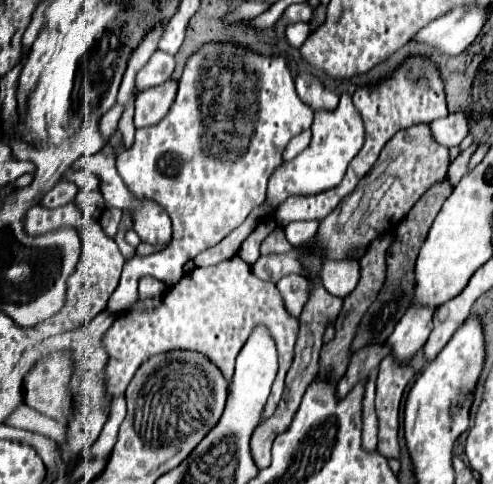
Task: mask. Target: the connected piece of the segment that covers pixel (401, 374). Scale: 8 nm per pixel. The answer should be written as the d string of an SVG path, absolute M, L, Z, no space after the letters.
M385 357L377 373L377 417L379 417L379 453L385 457L399 457L399 405L407 383L415 377L409 365L397 365Z

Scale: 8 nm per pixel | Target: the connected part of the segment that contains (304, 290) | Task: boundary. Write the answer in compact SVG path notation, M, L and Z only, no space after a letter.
M287 275L277 283L277 288L281 291L285 309L289 311L289 315L299 317L305 301L307 301L307 295L309 295L307 279L301 279L297 275Z

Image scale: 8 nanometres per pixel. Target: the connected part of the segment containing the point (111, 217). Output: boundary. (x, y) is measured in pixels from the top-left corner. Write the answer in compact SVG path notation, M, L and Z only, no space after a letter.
M107 208L100 217L102 229L110 237L115 237L122 218L122 211L117 208Z

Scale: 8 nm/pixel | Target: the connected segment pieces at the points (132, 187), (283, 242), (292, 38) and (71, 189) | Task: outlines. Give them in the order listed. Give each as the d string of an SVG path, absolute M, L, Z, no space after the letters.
M203 45L185 65L179 79L179 91L169 113L151 127L135 131L135 143L117 155L117 171L137 201L153 201L161 205L173 221L173 239L164 250L125 263L119 287L109 297L107 309L121 313L131 307L137 297L137 281L151 275L167 285L183 277L185 261L213 247L239 227L247 215L265 201L267 181L271 173L283 165L283 149L303 129L313 123L313 111L297 97L293 77L283 57L263 57L233 45Z
M275 227L263 241L261 247L267 247L269 253L285 253L285 251L295 251L299 247L293 247L287 239L285 239L285 233L281 227Z
M289 25L287 27L287 41L291 47L297 47L307 39L309 33L311 33L309 25Z
M59 181L43 199L41 199L41 205L45 207L59 207L59 205L65 205L69 201L75 199L77 195L77 185L73 181Z

